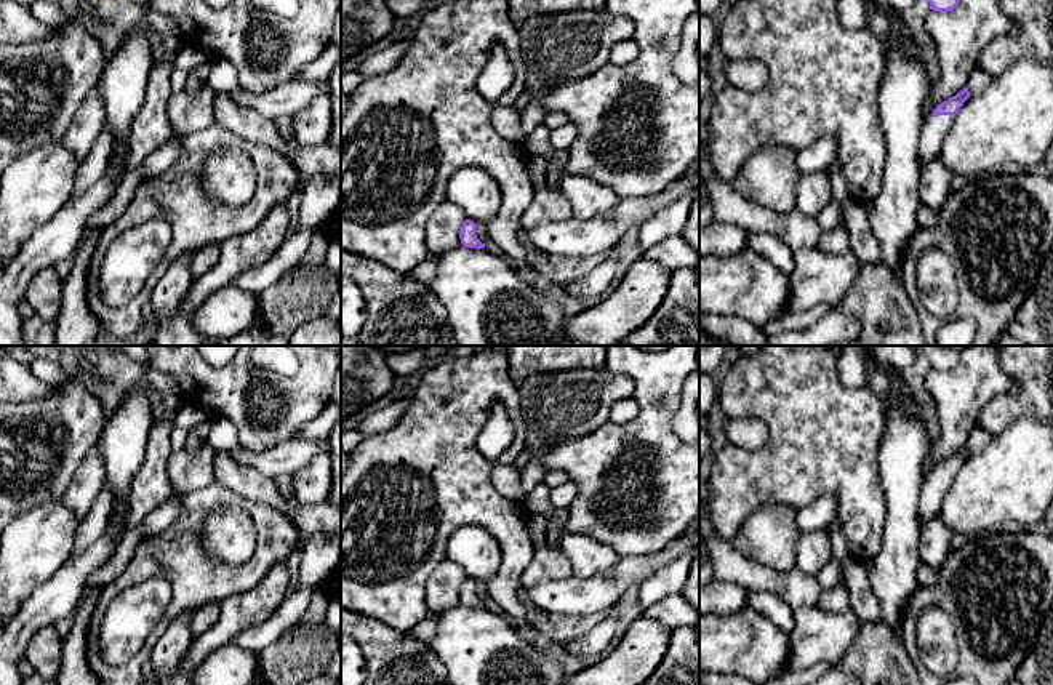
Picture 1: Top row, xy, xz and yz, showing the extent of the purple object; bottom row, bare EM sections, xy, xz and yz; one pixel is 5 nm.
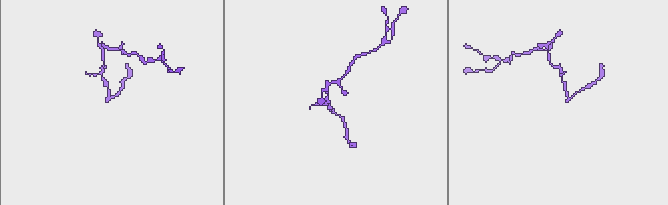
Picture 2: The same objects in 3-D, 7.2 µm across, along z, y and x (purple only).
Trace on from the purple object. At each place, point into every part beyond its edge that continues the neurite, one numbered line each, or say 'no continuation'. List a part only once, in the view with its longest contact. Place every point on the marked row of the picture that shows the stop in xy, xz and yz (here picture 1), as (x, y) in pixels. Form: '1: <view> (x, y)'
1: yz (935, 128)

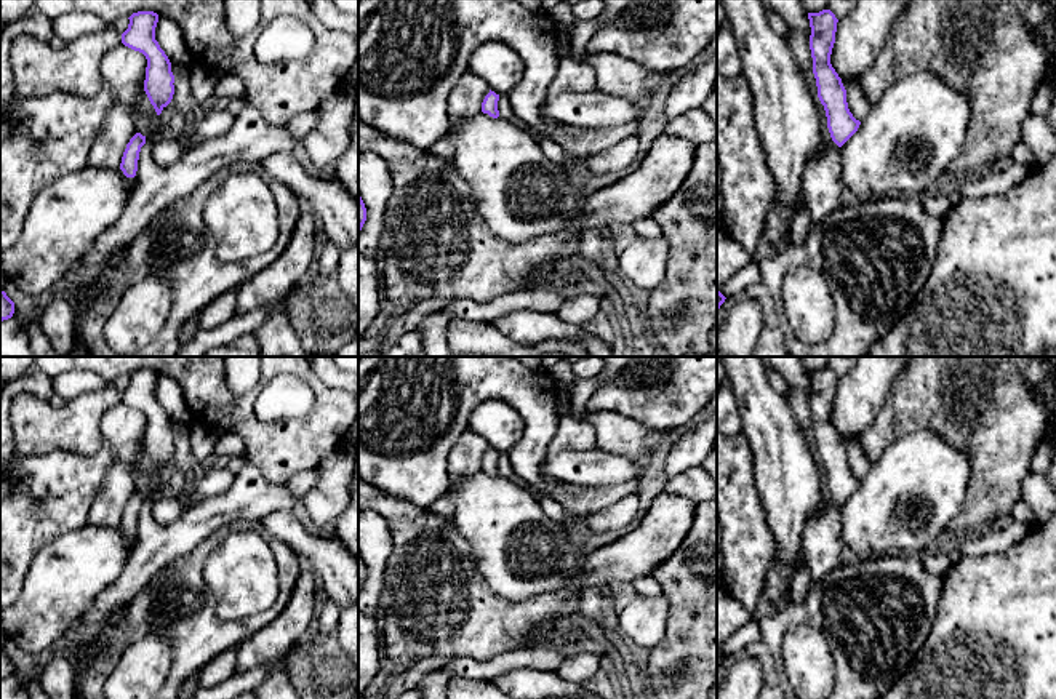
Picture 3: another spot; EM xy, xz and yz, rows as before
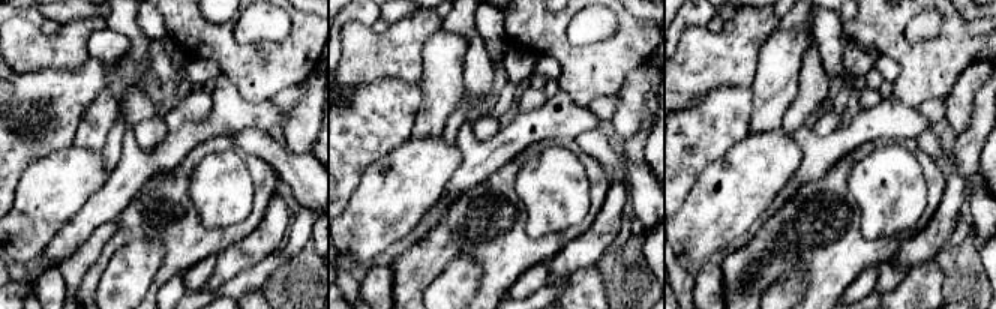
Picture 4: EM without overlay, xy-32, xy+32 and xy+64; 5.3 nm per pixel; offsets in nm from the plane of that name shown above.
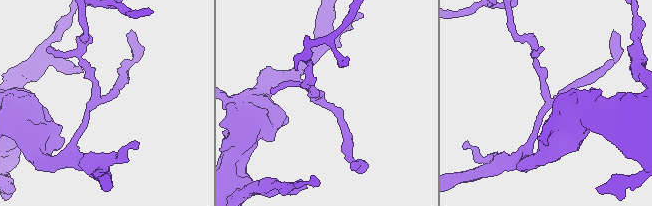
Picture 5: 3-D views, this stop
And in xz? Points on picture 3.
no continuation

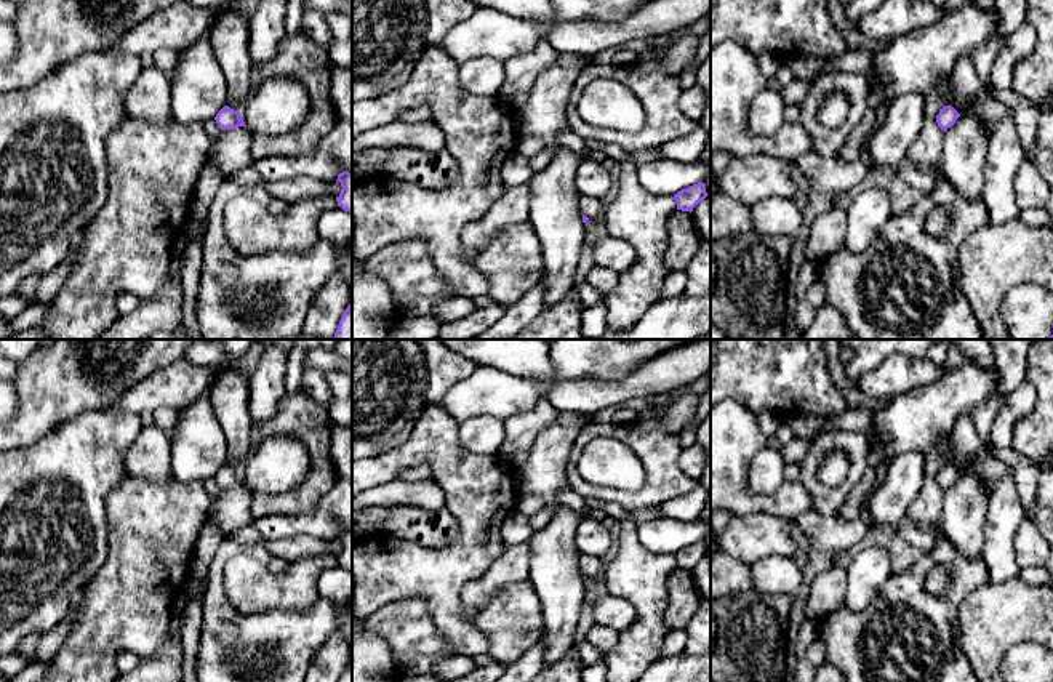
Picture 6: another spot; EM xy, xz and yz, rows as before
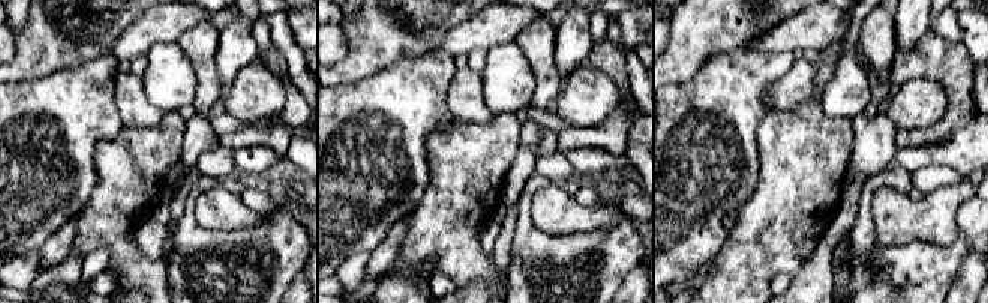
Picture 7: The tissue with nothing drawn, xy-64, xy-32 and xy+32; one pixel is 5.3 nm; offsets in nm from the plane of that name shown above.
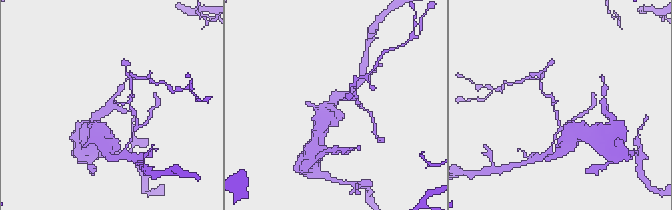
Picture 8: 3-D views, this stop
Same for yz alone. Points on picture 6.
no continuation

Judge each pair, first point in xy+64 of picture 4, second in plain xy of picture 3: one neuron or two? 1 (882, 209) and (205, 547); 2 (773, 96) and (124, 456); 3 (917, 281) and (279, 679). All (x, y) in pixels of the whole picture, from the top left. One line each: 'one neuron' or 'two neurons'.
1: two neurons
2: one neuron
3: one neuron

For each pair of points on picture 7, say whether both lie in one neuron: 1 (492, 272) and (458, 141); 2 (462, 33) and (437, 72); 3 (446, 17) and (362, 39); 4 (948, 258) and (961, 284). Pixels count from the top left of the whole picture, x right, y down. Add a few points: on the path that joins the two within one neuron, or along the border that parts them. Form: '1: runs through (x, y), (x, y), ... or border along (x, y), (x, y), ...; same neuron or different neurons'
1: runs through (459, 242), (458, 174); same neuron
2: border along (440, 48), (446, 50), (458, 62); different neurons
3: runs through (425, 15), (405, 15), (393, 21), (383, 32); same neuron
4: border along (966, 239), (966, 255), (948, 287); different neurons

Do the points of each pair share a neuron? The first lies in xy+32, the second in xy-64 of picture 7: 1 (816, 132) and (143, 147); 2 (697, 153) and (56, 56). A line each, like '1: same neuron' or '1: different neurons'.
1: same neuron
2: different neurons

